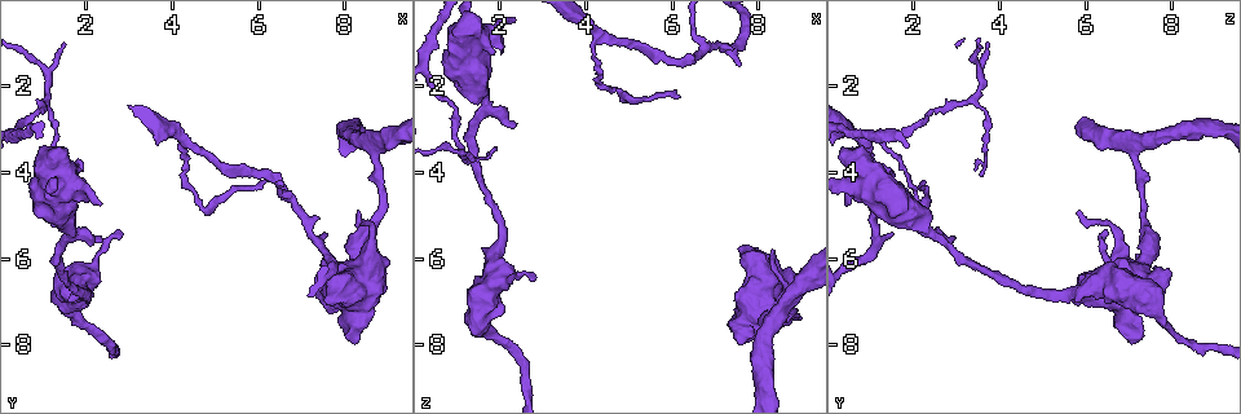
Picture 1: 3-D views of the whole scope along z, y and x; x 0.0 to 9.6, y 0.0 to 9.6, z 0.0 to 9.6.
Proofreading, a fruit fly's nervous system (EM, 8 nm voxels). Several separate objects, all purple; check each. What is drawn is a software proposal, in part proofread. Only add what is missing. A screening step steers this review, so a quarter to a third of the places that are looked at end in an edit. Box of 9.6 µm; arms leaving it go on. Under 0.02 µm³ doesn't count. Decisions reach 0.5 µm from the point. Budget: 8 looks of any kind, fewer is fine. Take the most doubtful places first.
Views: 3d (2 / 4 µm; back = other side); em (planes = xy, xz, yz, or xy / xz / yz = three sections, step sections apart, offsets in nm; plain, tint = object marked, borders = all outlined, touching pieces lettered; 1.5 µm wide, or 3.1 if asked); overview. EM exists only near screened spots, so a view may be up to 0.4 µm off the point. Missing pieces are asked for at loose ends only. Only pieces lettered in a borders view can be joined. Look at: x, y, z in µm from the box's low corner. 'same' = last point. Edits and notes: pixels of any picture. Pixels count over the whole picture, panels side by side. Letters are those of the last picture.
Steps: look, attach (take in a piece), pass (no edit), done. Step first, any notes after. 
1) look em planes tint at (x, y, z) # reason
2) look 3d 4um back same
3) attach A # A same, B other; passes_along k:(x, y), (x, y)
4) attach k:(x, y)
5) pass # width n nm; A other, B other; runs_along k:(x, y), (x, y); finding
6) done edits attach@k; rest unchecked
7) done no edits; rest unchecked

look em planes plain at (2.40, 5.50, 2.85) # branch stops here

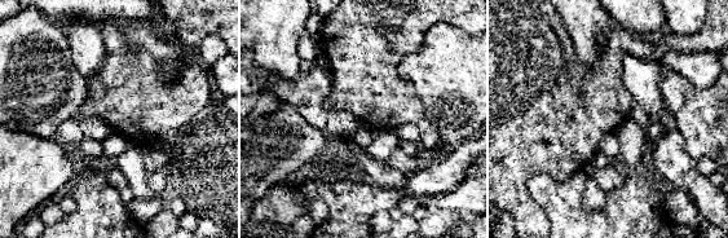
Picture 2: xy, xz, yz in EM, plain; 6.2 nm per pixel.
look em planes borders same # what lies round it

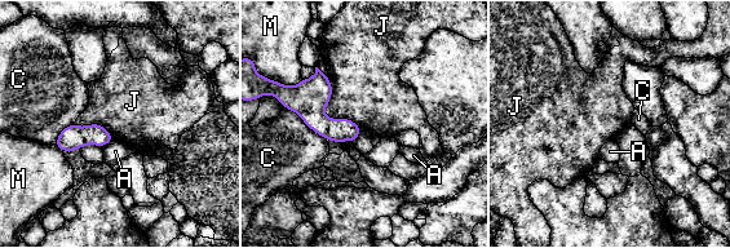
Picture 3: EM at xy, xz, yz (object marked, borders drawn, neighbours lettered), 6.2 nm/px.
pass # A other, C other, J other, M other; border 3:(327, 76), (324, 114), (362, 131); none of them fits

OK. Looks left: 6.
look em xz step 4 borders at (7.55, 5.40, 1.55) # branch stops here

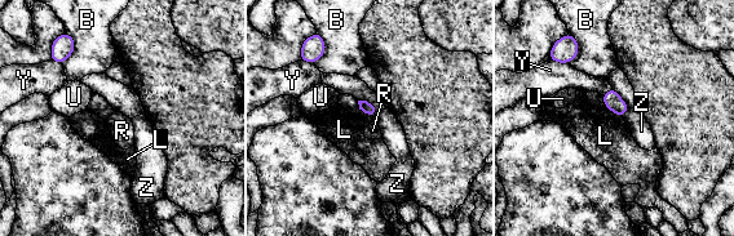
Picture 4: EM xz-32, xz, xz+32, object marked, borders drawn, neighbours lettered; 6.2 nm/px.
pass # B other, L other, R other, U other, Y other, Z other; border 4:(361, 112), (375, 116); none of them fits

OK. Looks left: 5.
look em planes tint at (8.40, 4.85, 5.85) # an open end

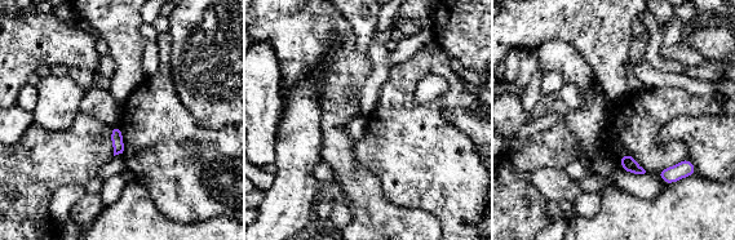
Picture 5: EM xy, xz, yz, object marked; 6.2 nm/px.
look em planes borders same

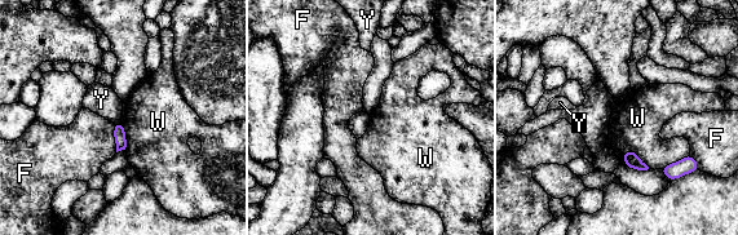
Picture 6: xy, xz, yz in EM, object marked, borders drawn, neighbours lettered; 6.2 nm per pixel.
pass # F other, W other, Y other; none of them fits

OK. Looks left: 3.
done no edits; rest unchecked

